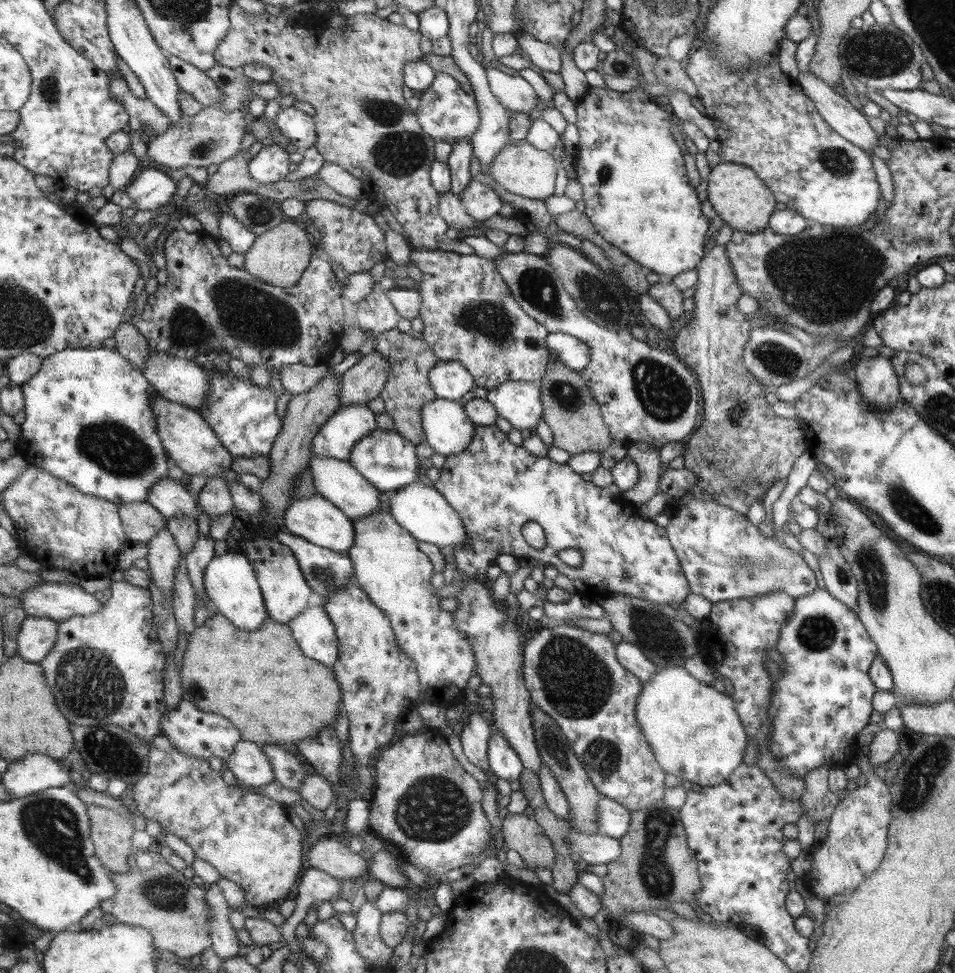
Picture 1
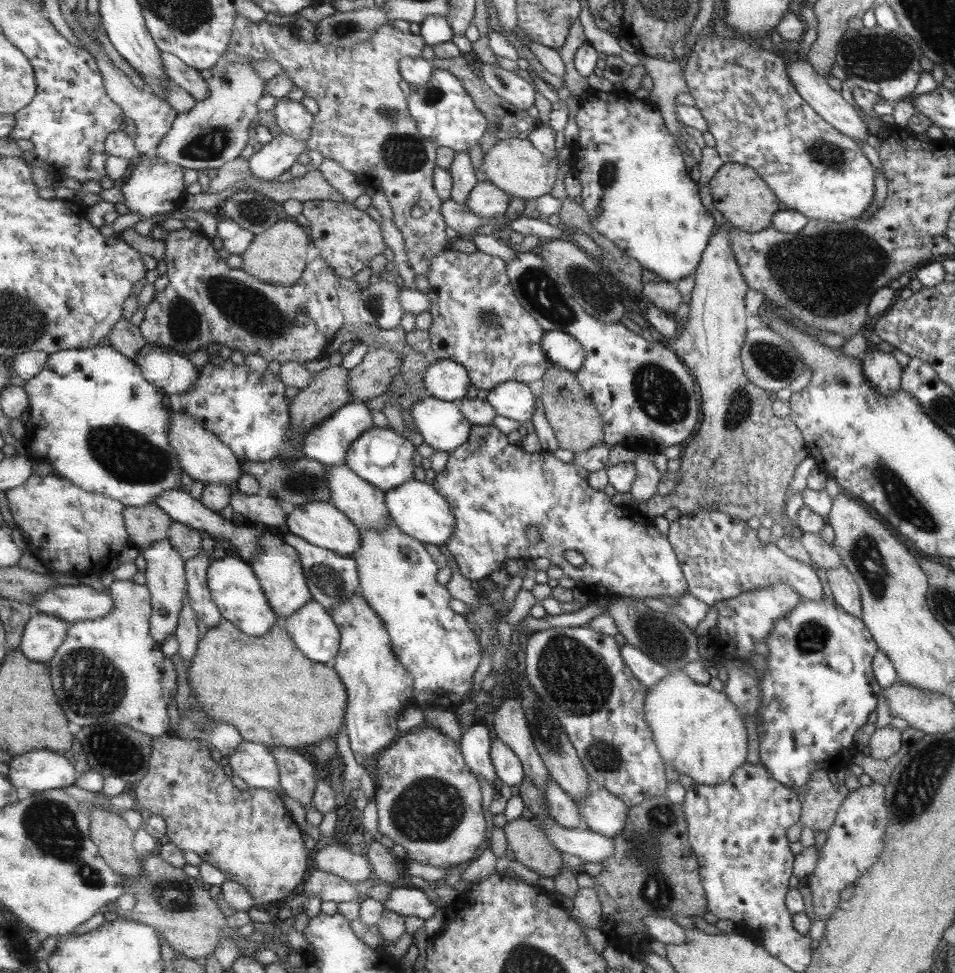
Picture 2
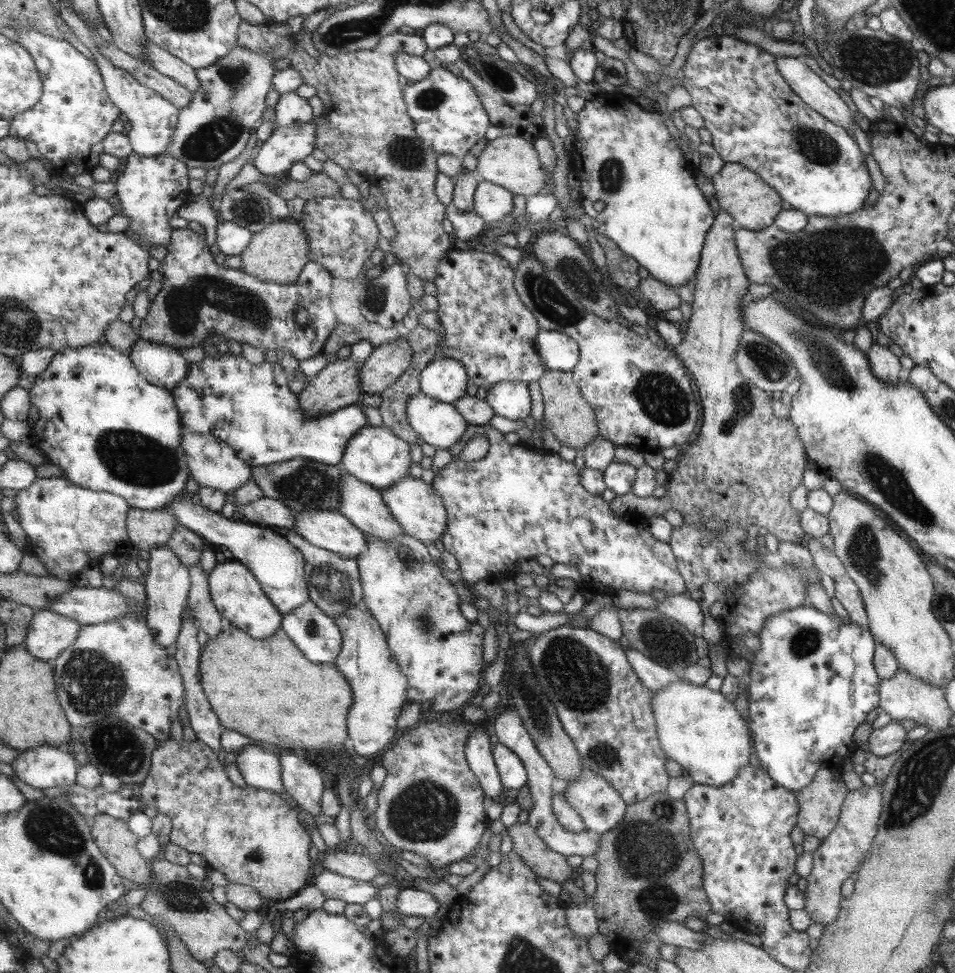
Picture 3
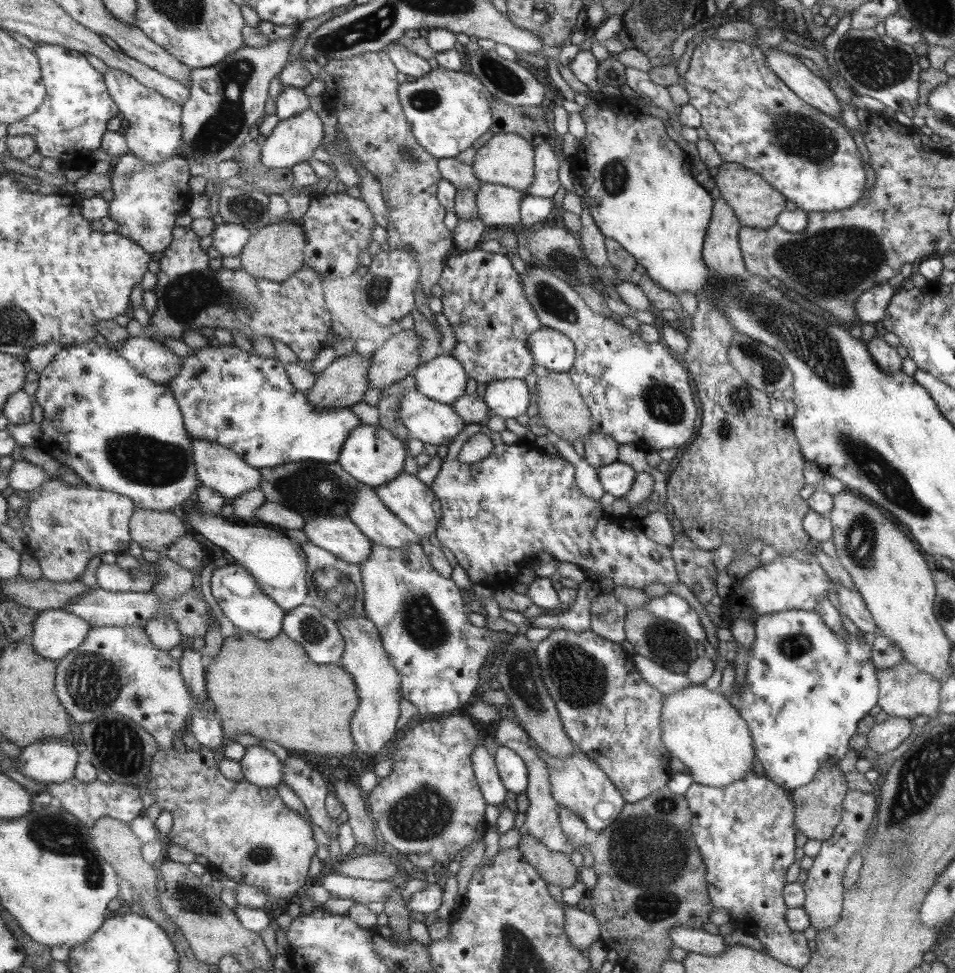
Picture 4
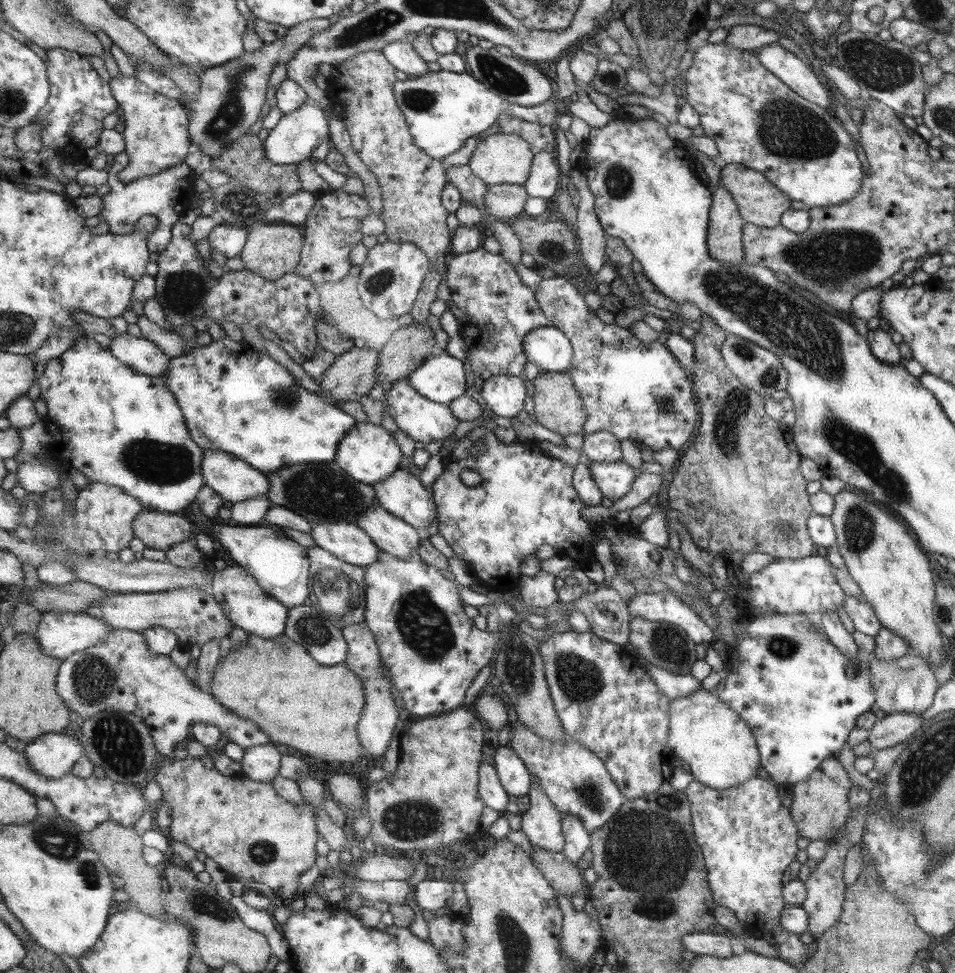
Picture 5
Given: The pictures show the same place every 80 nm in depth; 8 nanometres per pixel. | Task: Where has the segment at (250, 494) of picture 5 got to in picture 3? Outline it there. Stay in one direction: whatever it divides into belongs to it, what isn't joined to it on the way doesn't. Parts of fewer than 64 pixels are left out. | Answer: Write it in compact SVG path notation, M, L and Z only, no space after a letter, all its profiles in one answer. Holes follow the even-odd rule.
M183 424L182 447L188 456L192 478L200 487L213 487L226 493L235 492L253 476L253 468L247 462L243 461L238 456L236 449L223 441L220 436L193 432Z

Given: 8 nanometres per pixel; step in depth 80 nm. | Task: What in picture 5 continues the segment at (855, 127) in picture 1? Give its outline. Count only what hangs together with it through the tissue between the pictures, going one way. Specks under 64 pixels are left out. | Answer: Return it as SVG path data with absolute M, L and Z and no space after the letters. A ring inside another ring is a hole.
M772 42L757 50L758 60L773 76L780 78L793 92L821 108L829 108L829 92L821 86L815 74L797 60L793 53Z

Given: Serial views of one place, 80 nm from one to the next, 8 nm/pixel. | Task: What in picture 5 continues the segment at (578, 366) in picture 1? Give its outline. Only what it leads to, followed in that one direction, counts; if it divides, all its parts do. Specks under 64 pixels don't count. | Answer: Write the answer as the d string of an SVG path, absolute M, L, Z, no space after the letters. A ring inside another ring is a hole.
M540 327L530 331L523 339L523 349L527 361L536 364L541 371L560 373L571 366L571 341L557 328Z

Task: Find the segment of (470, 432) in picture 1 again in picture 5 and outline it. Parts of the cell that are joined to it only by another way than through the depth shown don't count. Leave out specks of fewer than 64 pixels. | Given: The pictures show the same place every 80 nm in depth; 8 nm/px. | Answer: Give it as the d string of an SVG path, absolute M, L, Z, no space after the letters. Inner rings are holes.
M405 379L397 380L389 385L391 387L385 392L388 413L401 432L414 441L422 443L452 440L458 420L452 415L448 405L439 404L437 401L430 401L421 396Z

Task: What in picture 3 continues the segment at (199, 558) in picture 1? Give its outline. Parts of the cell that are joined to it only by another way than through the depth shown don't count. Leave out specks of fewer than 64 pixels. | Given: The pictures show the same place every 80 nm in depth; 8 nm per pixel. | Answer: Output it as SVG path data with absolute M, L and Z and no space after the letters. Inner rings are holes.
M197 563L190 567L192 587L188 606L196 617L196 624L209 638L214 639L223 630L224 616L219 612L212 599L210 579L205 570Z

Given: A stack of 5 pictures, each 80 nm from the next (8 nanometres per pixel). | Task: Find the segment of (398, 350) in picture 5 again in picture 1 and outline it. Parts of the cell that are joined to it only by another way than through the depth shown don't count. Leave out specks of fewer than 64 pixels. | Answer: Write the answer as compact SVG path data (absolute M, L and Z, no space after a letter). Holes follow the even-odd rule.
M373 350L361 355L357 362L340 376L340 407L351 404L365 405L378 396L387 378L389 365Z

